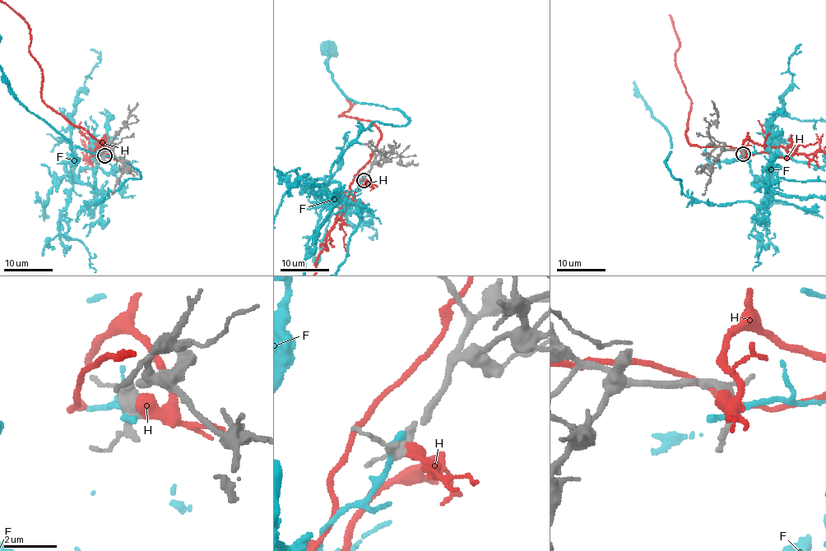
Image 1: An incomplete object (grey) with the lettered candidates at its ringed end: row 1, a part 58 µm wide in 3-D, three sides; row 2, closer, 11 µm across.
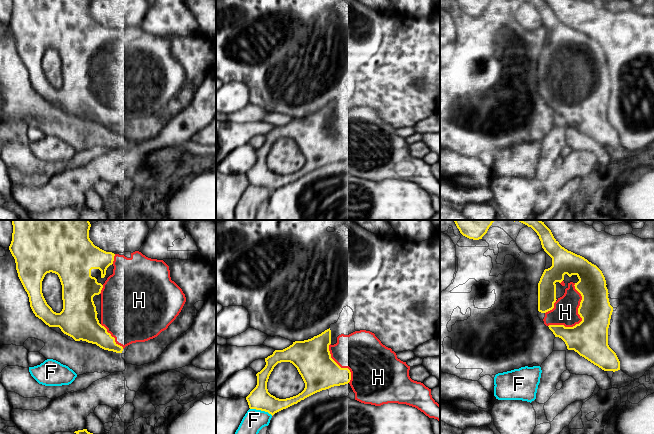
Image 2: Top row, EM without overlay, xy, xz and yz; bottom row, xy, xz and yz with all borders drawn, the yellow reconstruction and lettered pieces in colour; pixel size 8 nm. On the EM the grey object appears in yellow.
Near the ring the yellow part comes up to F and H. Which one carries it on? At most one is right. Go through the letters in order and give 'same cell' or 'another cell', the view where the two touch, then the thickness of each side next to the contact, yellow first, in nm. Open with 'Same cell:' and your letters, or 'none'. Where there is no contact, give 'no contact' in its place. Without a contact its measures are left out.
Same cell: H
F: another cell | xz | 180/180 nm
H: same cell | yz | 300/200 nm

